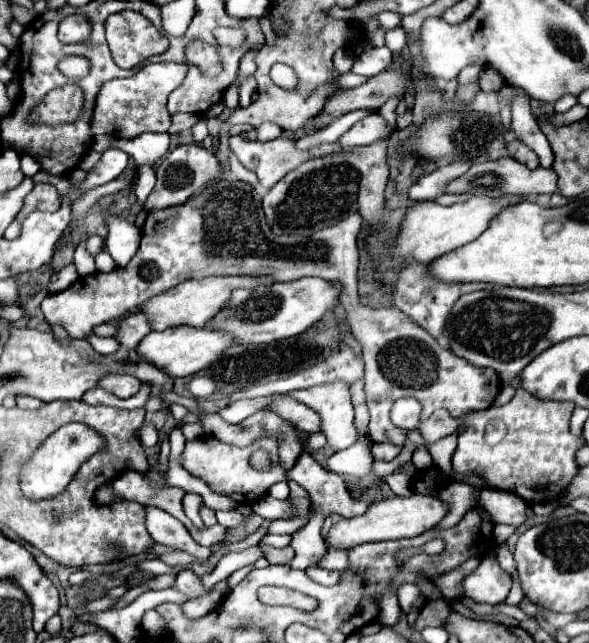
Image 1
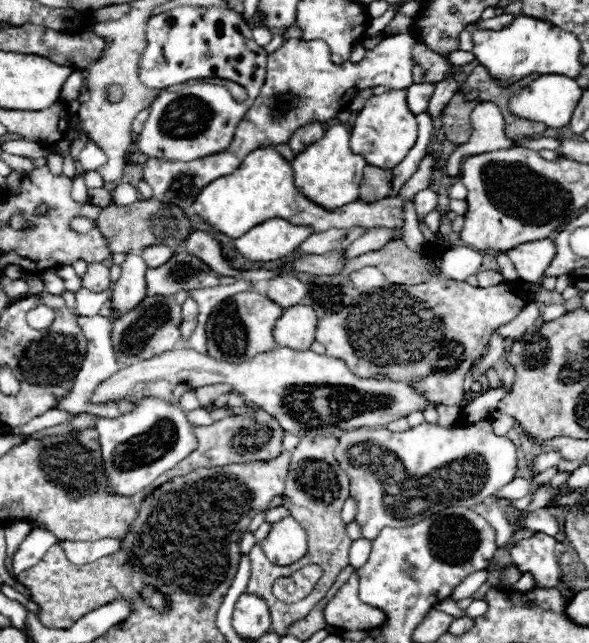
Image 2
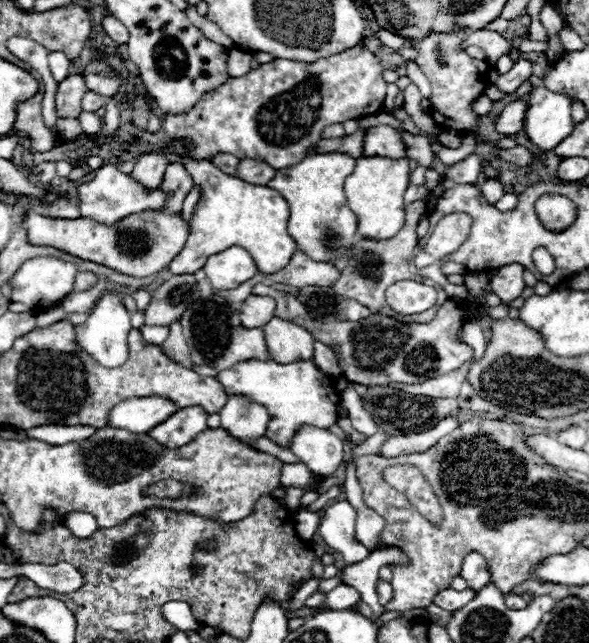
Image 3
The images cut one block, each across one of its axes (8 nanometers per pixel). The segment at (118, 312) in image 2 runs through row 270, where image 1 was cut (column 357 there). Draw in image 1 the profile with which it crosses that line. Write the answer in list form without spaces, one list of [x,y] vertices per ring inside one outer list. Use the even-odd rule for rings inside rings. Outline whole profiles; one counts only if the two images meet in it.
[[[370,114],[364,120],[356,122],[346,134],[340,136],[338,144],[342,148],[352,148],[352,146],[368,146],[384,136],[390,136],[390,128],[386,120],[380,114]]]

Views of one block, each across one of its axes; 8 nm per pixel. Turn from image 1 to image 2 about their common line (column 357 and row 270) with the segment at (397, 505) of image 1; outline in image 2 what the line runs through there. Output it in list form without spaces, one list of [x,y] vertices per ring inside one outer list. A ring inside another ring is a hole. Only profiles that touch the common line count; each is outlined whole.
[[[544,238],[544,240],[520,244],[512,250],[508,250],[506,254],[512,260],[520,280],[538,282],[544,276],[552,258],[556,256],[556,246],[550,238]]]

